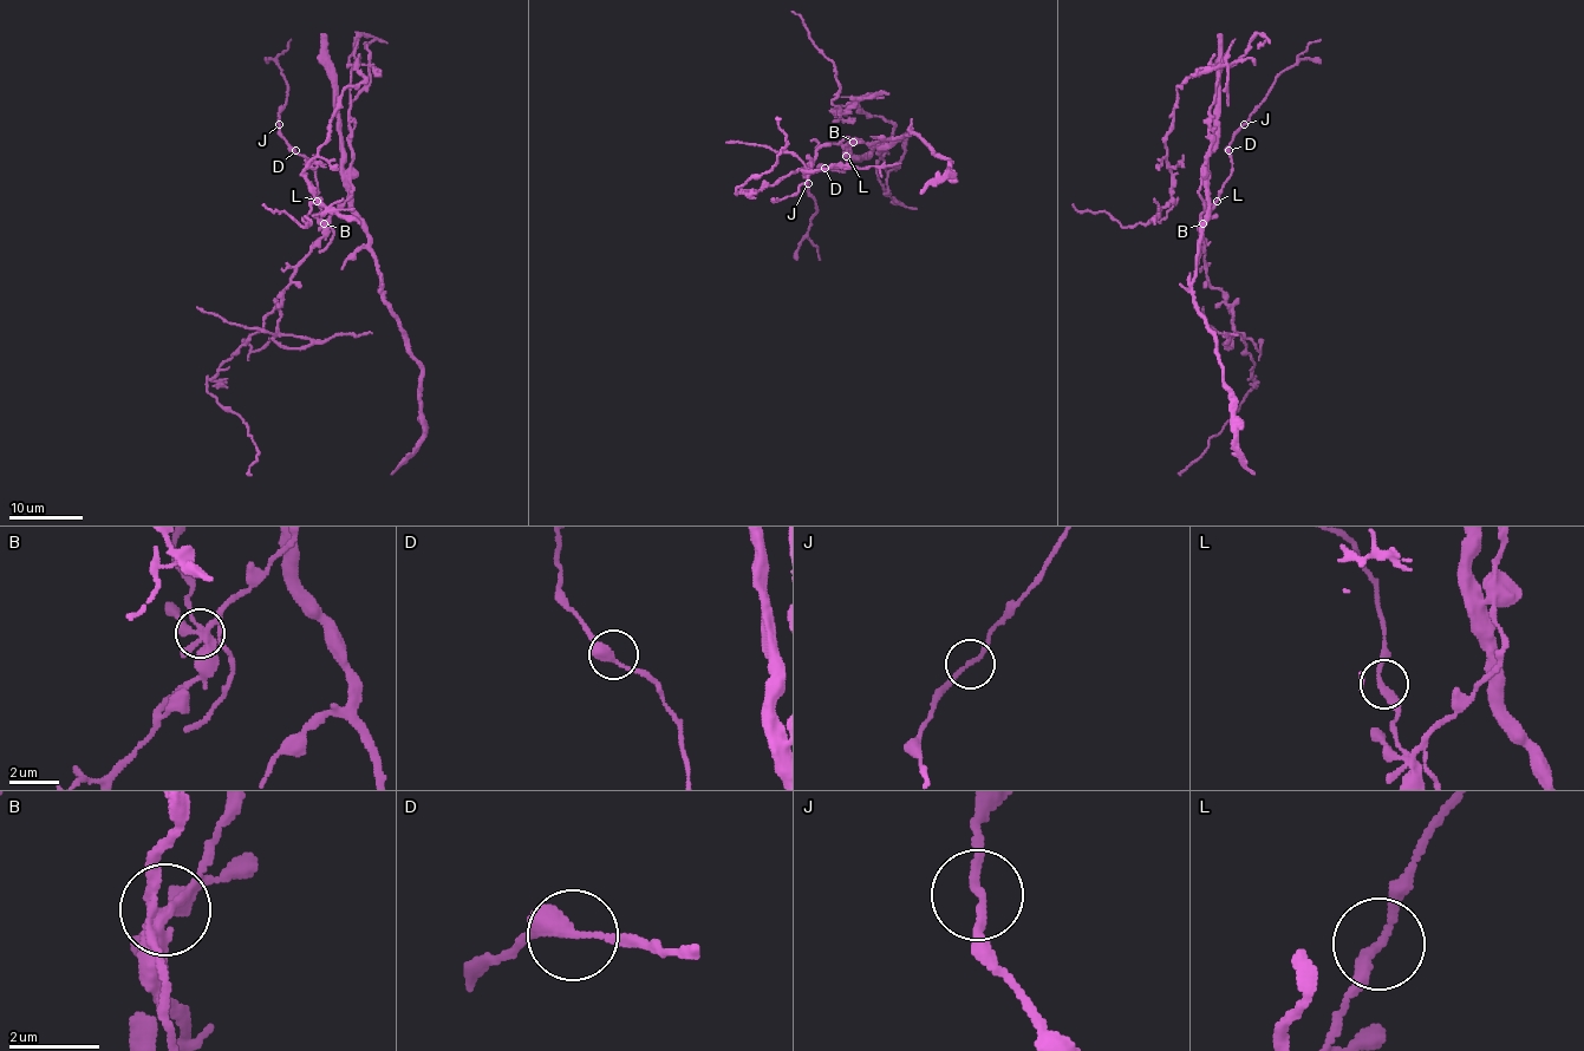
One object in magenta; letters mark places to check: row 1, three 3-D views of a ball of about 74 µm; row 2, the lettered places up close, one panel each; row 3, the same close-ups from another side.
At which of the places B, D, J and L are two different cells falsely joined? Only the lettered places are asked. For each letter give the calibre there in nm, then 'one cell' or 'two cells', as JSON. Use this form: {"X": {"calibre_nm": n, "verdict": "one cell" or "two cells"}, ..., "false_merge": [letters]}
{"B": {"calibre_nm": 320, "verdict": "two cells"}, "D": {"calibre_nm": 360, "verdict": "one cell"}, "J": {"calibre_nm": 170, "verdict": "two cells"}, "L": {"calibre_nm": 260, "verdict": "one cell"}, "false_merge": ["B", "J"]}

